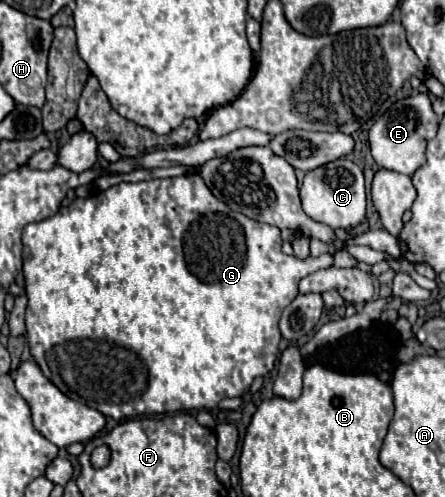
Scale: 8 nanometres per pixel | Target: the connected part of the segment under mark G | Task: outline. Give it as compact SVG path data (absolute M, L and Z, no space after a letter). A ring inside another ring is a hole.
M187 172L185 176L147 180L127 184L121 182L107 190L95 192L87 198L77 198L67 208L61 208L55 216L27 224L23 230L23 274L25 292L29 298L25 326L27 340L33 360L39 364L43 374L71 400L87 404L113 420L127 420L147 414L167 414L167 412L189 412L189 410L213 410L223 398L237 398L249 390L257 376L265 376L273 370L279 354L279 318L281 312L297 296L297 282L307 274L329 268L333 254L307 256L305 260L287 256L281 250L279 228L247 218L241 212L231 210L225 202L217 200L197 172Z

